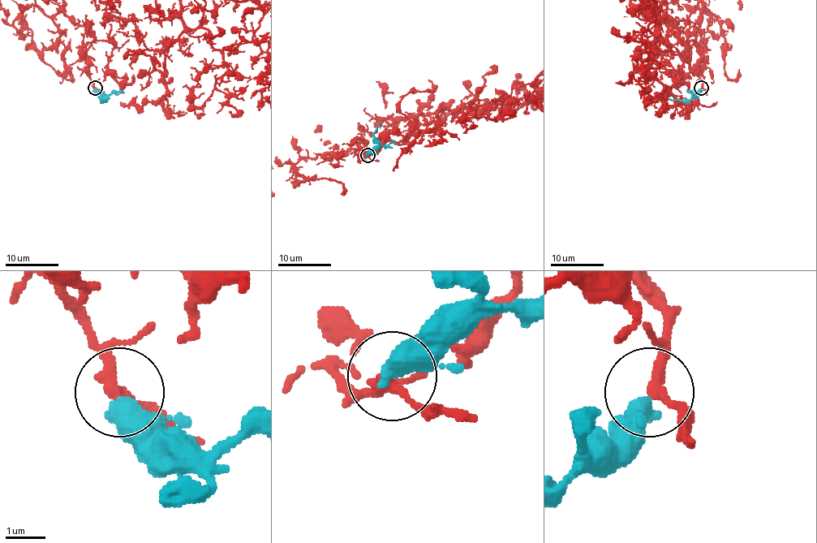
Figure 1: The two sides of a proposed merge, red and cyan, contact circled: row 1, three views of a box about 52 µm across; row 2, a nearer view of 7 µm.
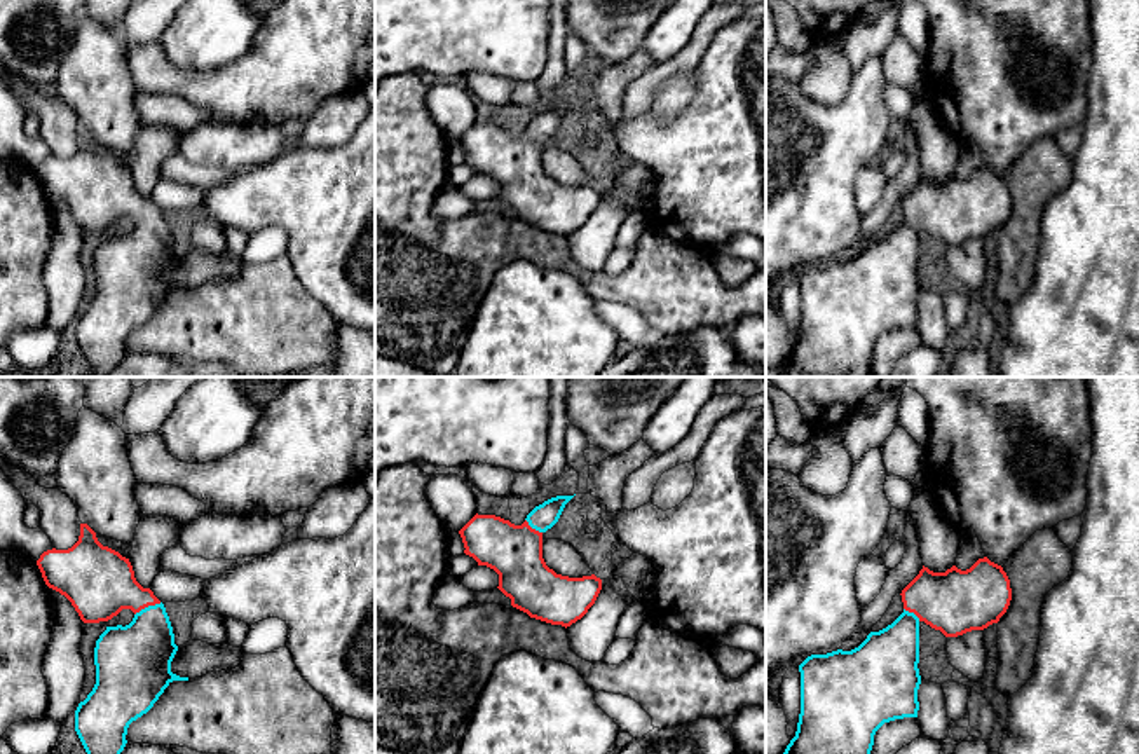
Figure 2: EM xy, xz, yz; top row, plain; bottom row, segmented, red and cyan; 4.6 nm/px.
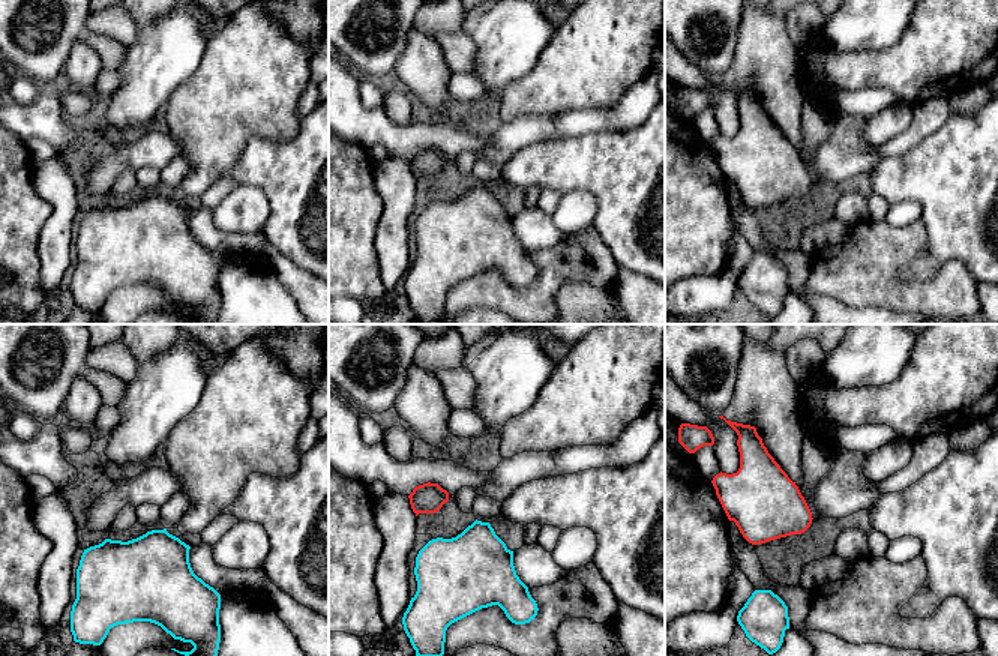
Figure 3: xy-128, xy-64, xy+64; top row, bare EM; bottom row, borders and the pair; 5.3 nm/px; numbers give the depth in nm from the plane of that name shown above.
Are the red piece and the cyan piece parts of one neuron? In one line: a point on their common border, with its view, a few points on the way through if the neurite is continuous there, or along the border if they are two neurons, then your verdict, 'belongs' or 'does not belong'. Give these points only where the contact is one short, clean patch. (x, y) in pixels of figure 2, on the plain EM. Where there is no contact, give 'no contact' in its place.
contact xy (147, 215); way xy (100, 191), (147, 215), (147, 253), (136, 267); belongs

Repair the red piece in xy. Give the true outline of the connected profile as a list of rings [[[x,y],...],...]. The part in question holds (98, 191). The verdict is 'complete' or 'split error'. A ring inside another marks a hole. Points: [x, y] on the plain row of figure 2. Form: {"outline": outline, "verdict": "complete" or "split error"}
{"outline": [[[80,133],[78,150],[72,157],[47,159],[40,164],[37,175],[45,194],[65,204],[84,232],[108,230],[122,218],[131,218],[134,222],[129,234],[106,236],[106,239],[96,250],[96,293],[75,319],[75,340],[87,361],[89,372],[94,377],[105,377],[124,360],[129,333],[147,323],[173,290],[188,290],[188,286],[180,286],[171,281],[171,271],[178,260],[178,255],[174,253],[169,225],[164,213],[153,204],[153,201],[150,197],[143,197],[136,190],[129,168],[108,155],[103,155],[98,150],[96,141],[87,133]]], "verdict": "split error"}

